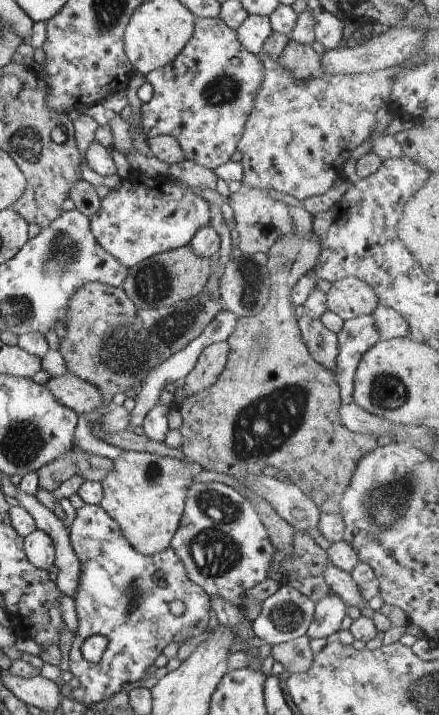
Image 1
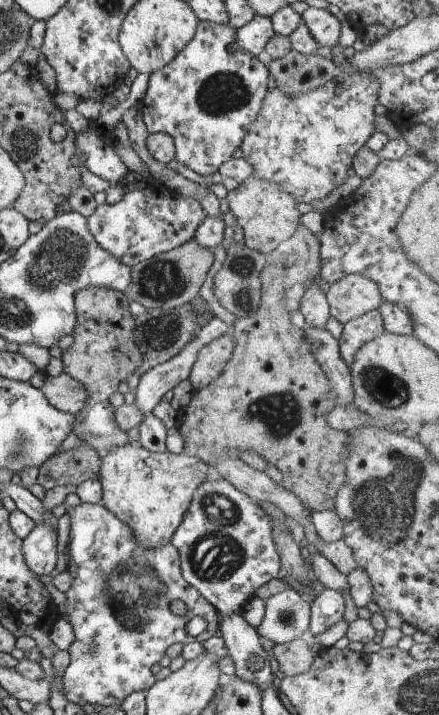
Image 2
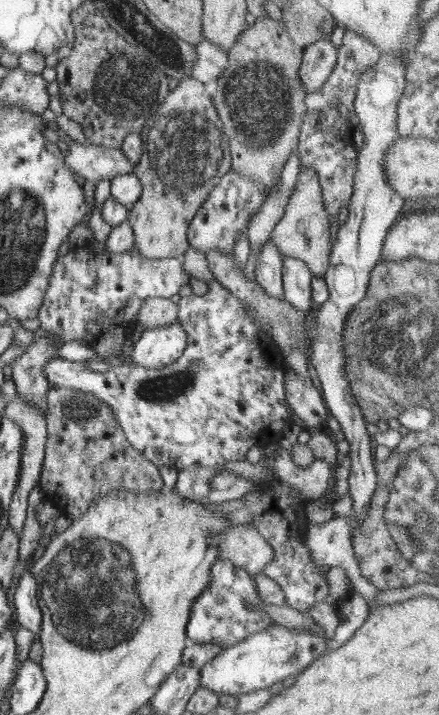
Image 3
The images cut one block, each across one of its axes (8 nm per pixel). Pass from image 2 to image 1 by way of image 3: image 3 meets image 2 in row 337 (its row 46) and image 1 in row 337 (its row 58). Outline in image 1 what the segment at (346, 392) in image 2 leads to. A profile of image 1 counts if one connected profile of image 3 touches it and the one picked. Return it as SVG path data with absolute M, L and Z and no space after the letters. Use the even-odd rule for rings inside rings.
M304 314L299 319L303 341L312 358L326 368L334 370L338 354L337 334L328 329L320 319Z

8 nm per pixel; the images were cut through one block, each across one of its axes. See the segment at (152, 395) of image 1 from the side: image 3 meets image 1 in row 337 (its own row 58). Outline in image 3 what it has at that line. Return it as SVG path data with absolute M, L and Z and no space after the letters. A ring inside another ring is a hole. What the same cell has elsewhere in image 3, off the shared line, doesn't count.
M202 41L194 45L196 62L192 68L192 76L199 81L216 80L223 76L228 68L229 53L210 41Z

